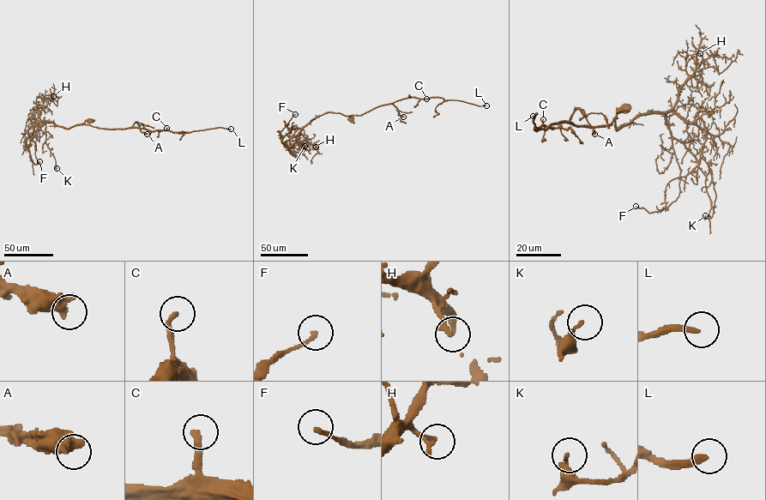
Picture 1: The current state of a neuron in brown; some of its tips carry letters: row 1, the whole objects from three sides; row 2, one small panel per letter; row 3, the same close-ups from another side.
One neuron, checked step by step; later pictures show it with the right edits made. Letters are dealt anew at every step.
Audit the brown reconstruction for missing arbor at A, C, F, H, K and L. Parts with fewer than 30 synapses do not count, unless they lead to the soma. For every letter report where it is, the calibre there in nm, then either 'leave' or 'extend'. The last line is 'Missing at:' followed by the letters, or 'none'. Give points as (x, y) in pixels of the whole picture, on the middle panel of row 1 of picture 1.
A: place (403, 117); calibre 600 nm; extend
C: place (426, 99); calibre 240 nm; extend
F: place (295, 114); calibre 170 nm; leave
H: place (316, 147); calibre 200 nm; leave
K: place (304, 146); calibre 200 nm; leave
L: place (486, 105); calibre 200 nm; extend
Missing at: A, C, L

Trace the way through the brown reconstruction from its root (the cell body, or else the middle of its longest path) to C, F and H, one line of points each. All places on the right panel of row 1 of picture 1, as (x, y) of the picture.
C: (624, 109), (616, 109), (617, 118), (610, 124), (600, 126), (560, 122), (545, 128), (543, 119)
F: (624, 109), (616, 109), (616, 129), (663, 114), (697, 162), (666, 185), (665, 208), (636, 206)
H: (624, 109), (616, 109), (616, 129), (639, 116), (670, 109), (693, 74), (696, 55), (700, 53)

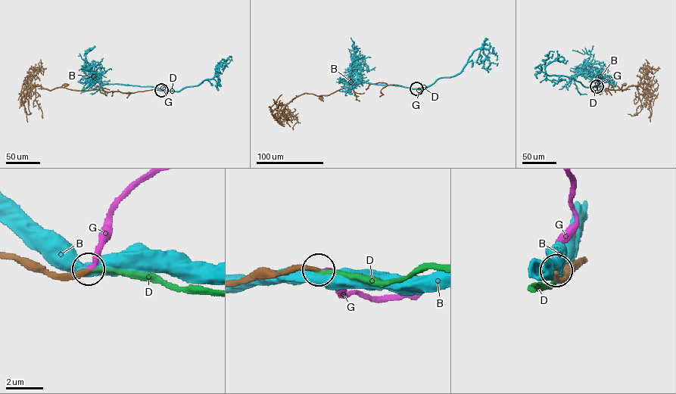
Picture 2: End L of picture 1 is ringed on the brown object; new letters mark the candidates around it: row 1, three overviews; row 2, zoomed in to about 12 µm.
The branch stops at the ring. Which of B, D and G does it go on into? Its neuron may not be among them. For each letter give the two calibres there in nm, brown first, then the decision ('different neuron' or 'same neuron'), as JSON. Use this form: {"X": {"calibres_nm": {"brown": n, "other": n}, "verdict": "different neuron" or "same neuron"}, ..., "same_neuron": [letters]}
{"B": {"calibres_nm": {"brown": 260, "other": 550}, "verdict": "different neuron"}, "D": {"calibres_nm": {"brown": 240, "other": 200}, "verdict": "different neuron"}, "G": {"calibres_nm": {"brown": 240, "other": 240}, "verdict": "same neuron"}, "same_neuron": ["G"]}

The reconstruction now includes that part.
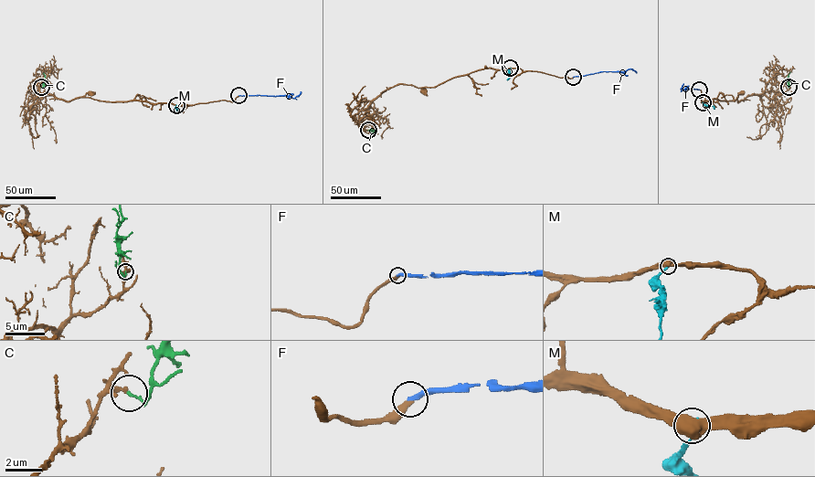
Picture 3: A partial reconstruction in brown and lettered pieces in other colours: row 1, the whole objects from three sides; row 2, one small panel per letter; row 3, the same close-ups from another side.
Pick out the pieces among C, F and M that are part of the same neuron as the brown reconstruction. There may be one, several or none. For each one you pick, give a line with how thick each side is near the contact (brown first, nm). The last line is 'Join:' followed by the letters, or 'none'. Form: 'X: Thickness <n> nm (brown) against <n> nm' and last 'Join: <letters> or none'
F: Thickness 320 nm (brown) against 280 nm
Join: F

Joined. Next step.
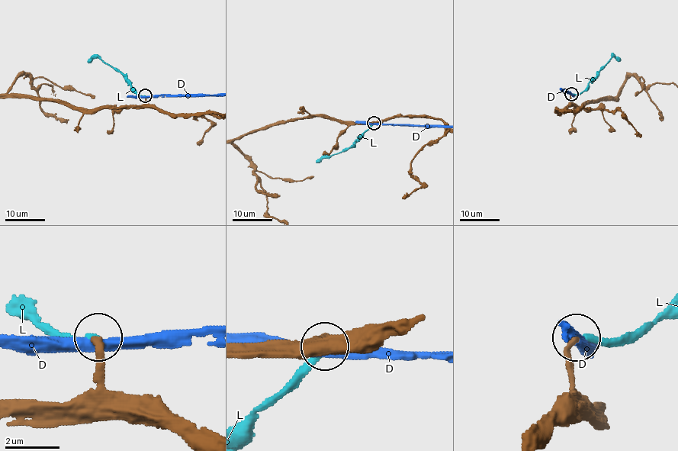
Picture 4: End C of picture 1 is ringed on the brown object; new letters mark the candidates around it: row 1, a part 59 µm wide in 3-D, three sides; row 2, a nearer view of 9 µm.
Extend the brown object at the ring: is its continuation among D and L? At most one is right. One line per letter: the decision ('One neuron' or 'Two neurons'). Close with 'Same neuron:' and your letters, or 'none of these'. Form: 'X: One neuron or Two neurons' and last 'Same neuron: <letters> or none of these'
D: Two neurons
L: One neuron
Same neuron: L

